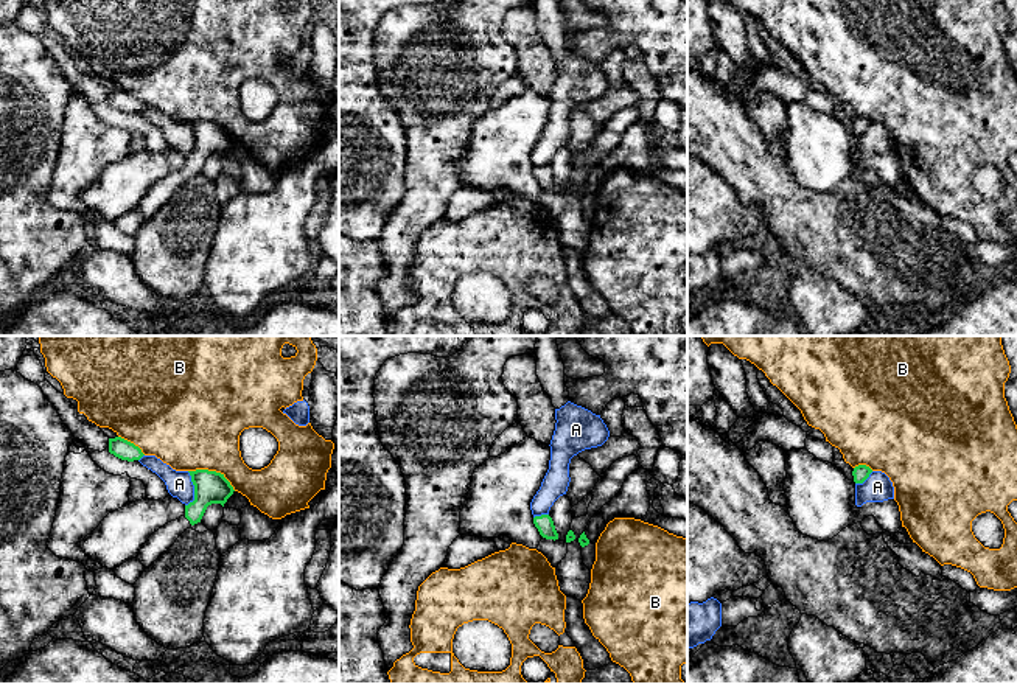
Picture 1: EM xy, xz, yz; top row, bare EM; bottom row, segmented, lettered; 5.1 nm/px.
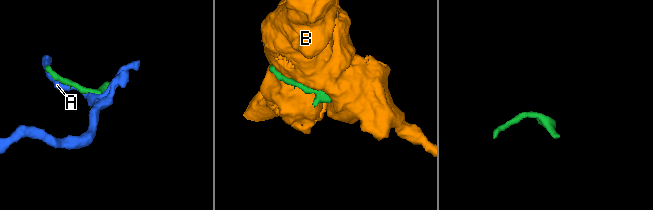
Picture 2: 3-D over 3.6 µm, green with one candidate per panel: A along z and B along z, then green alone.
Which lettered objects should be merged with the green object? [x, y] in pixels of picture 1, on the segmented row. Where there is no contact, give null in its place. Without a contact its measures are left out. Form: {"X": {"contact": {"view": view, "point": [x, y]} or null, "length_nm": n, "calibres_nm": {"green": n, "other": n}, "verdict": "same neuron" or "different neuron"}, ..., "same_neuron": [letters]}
{"A": {"contact": {"view": "xy", "point": [195, 490]}, "length_nm": 180, "calibres_nm": {"green": 170, "other": 130}, "verdict": "different neuron"}, "B": {"contact": {"view": "xy", "point": [213, 471]}, "length_nm": 260, "calibres_nm": {"green": 170, "other": 440}, "verdict": "different neuron"}, "same_neuron": []}

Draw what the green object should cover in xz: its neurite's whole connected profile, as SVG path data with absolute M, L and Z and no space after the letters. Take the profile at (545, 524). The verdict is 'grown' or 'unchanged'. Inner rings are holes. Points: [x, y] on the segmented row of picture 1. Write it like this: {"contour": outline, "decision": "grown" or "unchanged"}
{"contour": "M549 515L535 516L533 524L543 538L554 541L558 539L554 521Z", "decision": "unchanged"}

